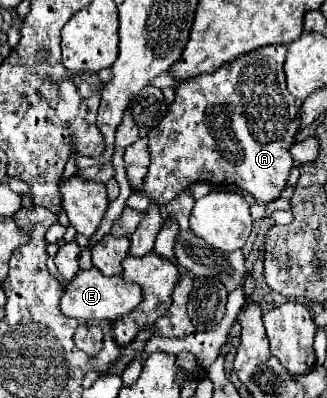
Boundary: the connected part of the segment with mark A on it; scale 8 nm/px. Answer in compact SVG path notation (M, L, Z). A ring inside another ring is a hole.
M264 45L248 55L236 57L232 63L222 65L214 73L200 73L192 79L186 79L176 85L174 103L168 105L166 117L158 127L148 134L150 165L144 183L144 193L148 193L160 205L170 203L182 189L194 183L236 185L256 197L258 203L268 203L280 197L286 187L286 179L292 167L292 157L288 145L294 143L294 135L300 129L300 107L302 101L296 101L286 89L284 77L284 45Z

